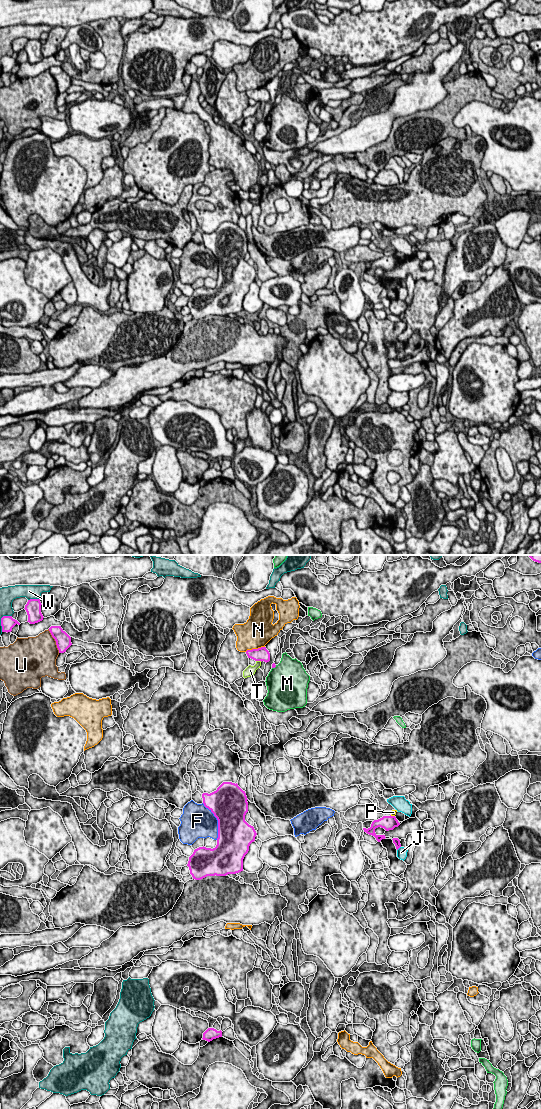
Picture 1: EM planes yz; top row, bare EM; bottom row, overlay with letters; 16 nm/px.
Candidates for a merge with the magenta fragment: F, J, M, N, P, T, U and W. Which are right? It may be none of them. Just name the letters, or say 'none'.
none

